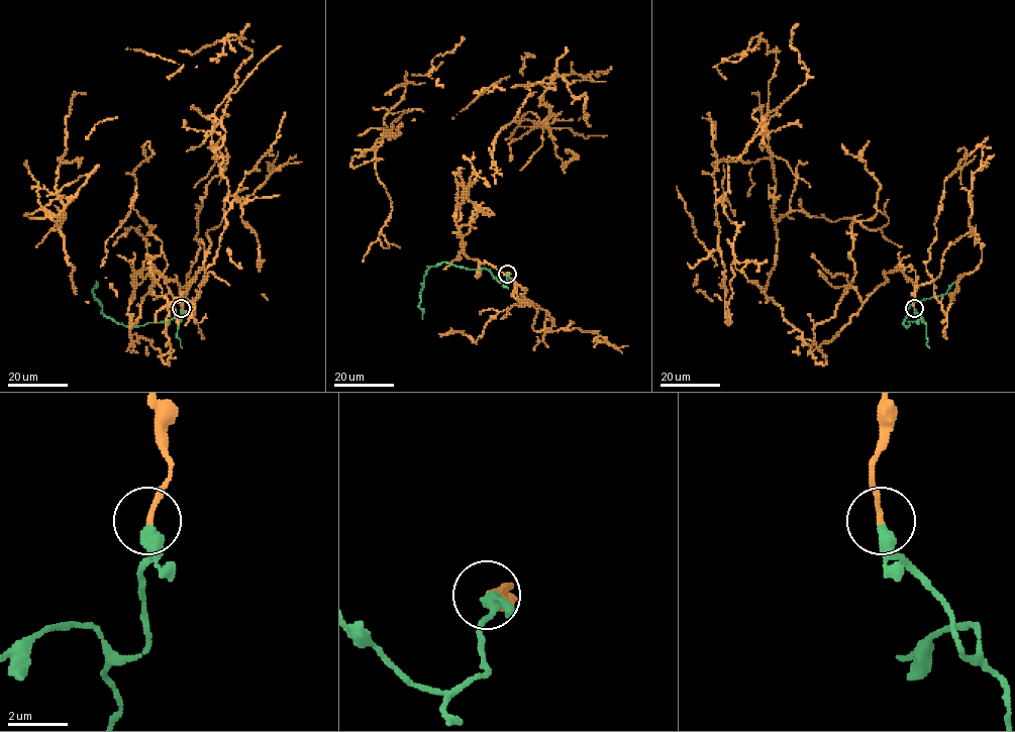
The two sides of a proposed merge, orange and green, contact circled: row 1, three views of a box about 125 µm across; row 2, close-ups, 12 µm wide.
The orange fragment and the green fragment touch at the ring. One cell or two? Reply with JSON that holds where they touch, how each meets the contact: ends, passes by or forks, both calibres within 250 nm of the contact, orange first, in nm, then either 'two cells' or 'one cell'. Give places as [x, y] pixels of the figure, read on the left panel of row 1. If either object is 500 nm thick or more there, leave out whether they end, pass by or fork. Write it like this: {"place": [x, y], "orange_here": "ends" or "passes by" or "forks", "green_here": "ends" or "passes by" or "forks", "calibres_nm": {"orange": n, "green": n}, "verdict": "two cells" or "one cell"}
{"place": [181, 308], "orange_here": "ends", "green_here": "ends", "calibres_nm": {"orange": 170, "green": 440}, "verdict": "two cells"}

